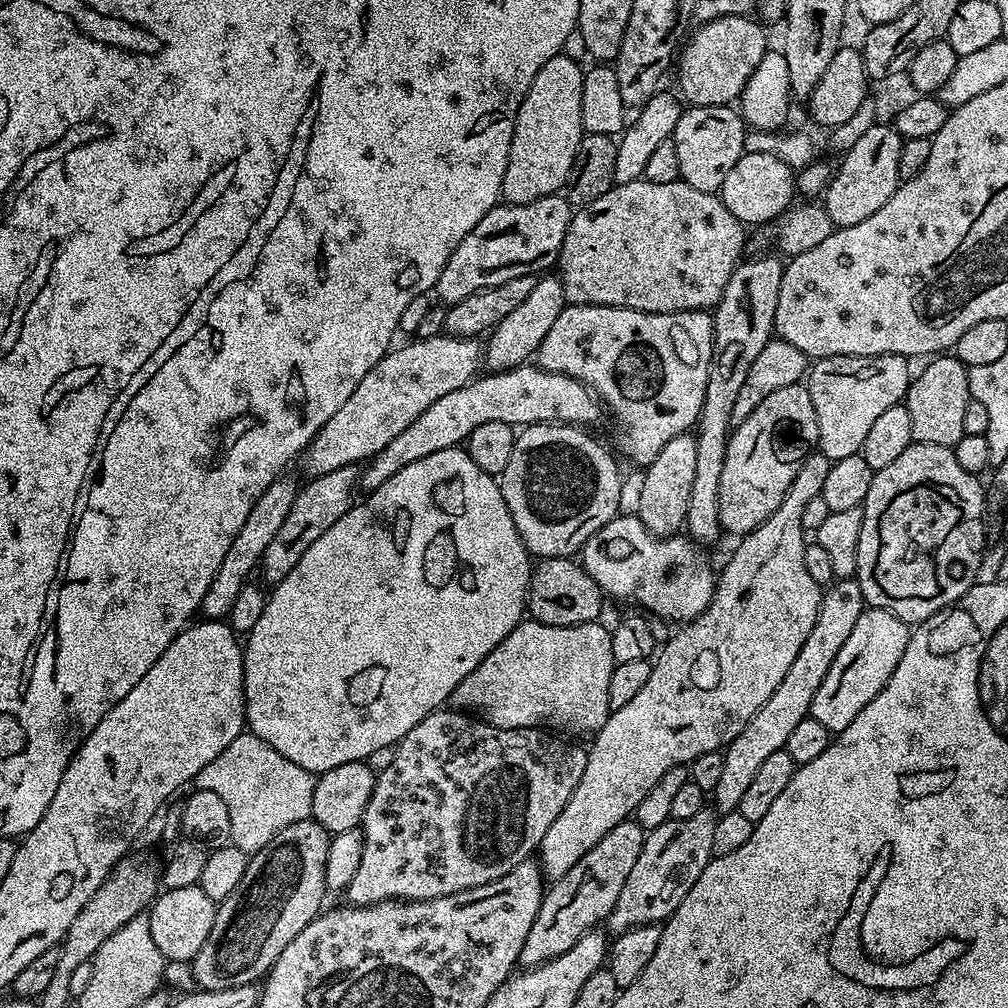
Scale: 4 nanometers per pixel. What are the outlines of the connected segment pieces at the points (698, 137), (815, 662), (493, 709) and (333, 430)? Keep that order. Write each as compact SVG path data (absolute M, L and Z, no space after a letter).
M727 104L685 107L678 118L678 126L672 131L674 150L678 150L680 179L694 186L694 190L719 193L722 182L726 182L726 174L730 174L734 162L745 153L745 131L744 117L735 107Z
M855 578L837 579L823 589L818 622L814 622L814 630L810 630L802 650L798 650L798 658L794 658L790 670L786 670L786 678L782 678L778 690L766 698L762 710L758 710L758 714L754 714L754 718L750 718L750 722L746 722L746 726L723 749L722 774L710 793L711 799L716 799L714 808L717 813L737 811L762 762L766 762L770 754L784 751L790 733L802 718L811 713L814 694L818 694L818 686L822 686L826 670L830 670L834 658L838 658L838 650L842 650L846 638L850 638L858 622L858 614L862 614L865 607L862 586Z
M525 618L520 621L519 626L514 630L510 630L510 634L506 638L502 638L502 642L498 642L498 646L494 646L494 650L490 650L490 654L486 654L486 658L482 658L482 662L478 662L478 666L474 666L474 670L470 670L470 674L466 674L466 678L462 678L462 682L458 682L458 686L452 691L450 704L453 709L467 712L468 715L475 716L477 720L484 720L488 724L493 724L495 728L538 728L551 730L553 733L563 734L568 738L580 738L576 736L592 738L595 737L597 732L602 730L602 726L606 726L610 715L608 706L610 674L616 665L614 650L612 649L612 634L604 630L600 624L546 626L537 620Z
M441 334L425 340L413 339L411 343L404 344L401 348L393 347L387 352L372 367L370 374L366 374L366 378L358 382L354 394L346 398L345 404L335 412L334 418L330 418L330 422L326 422L326 426L318 430L318 434L308 443L308 447L304 449L298 460L298 464L304 467L305 477L330 474L330 470L338 470L342 466L351 464L359 465L361 462L371 460L383 448L390 446L392 439L397 434L402 434L402 430L406 430L406 426L410 426L410 422L414 422L414 418L418 418L418 414L422 414L426 406L438 402L438 398L450 394L450 390L458 390L458 386L466 386L469 380L481 371L482 344L479 339Z

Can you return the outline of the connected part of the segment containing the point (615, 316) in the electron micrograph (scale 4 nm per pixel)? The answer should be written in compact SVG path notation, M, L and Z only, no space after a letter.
M568 304L558 314L554 326L550 326L550 331L546 333L546 338L542 338L540 348L536 352L535 359L539 367L545 368L547 372L557 372L566 374L575 380L581 380L584 384L591 387L592 391L600 397L603 407L612 411L612 416L616 419L616 428L620 433L616 436L616 444L620 447L619 455L625 456L628 460L633 460L633 465L647 466L658 458L658 453L670 438L678 438L685 435L695 425L696 420L700 417L702 402L706 394L706 378L710 370L712 361L712 339L714 330L712 328L712 312L705 310L703 312L671 312L670 314L654 314L653 312L639 312L629 308L619 308L618 306L598 306L597 304Z

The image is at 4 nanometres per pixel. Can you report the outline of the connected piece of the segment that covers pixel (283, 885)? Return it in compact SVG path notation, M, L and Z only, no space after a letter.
M314 819L299 820L294 826L286 826L260 852L251 853L246 874L242 882L224 900L219 901L214 926L210 938L202 942L202 950L191 960L192 973L197 985L205 992L237 988L243 984L256 984L268 974L269 968L286 950L287 944L294 942L294 934L306 930L315 916L325 907L326 854L330 834Z

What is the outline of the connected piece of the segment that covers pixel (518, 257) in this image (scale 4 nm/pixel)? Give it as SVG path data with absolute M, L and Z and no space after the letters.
M563 195L543 196L525 204L497 203L495 208L462 238L462 242L450 254L434 289L435 299L447 306L470 298L478 290L502 286L510 278L522 278L522 274L536 274L557 263L566 238L566 230L572 221L574 208Z

